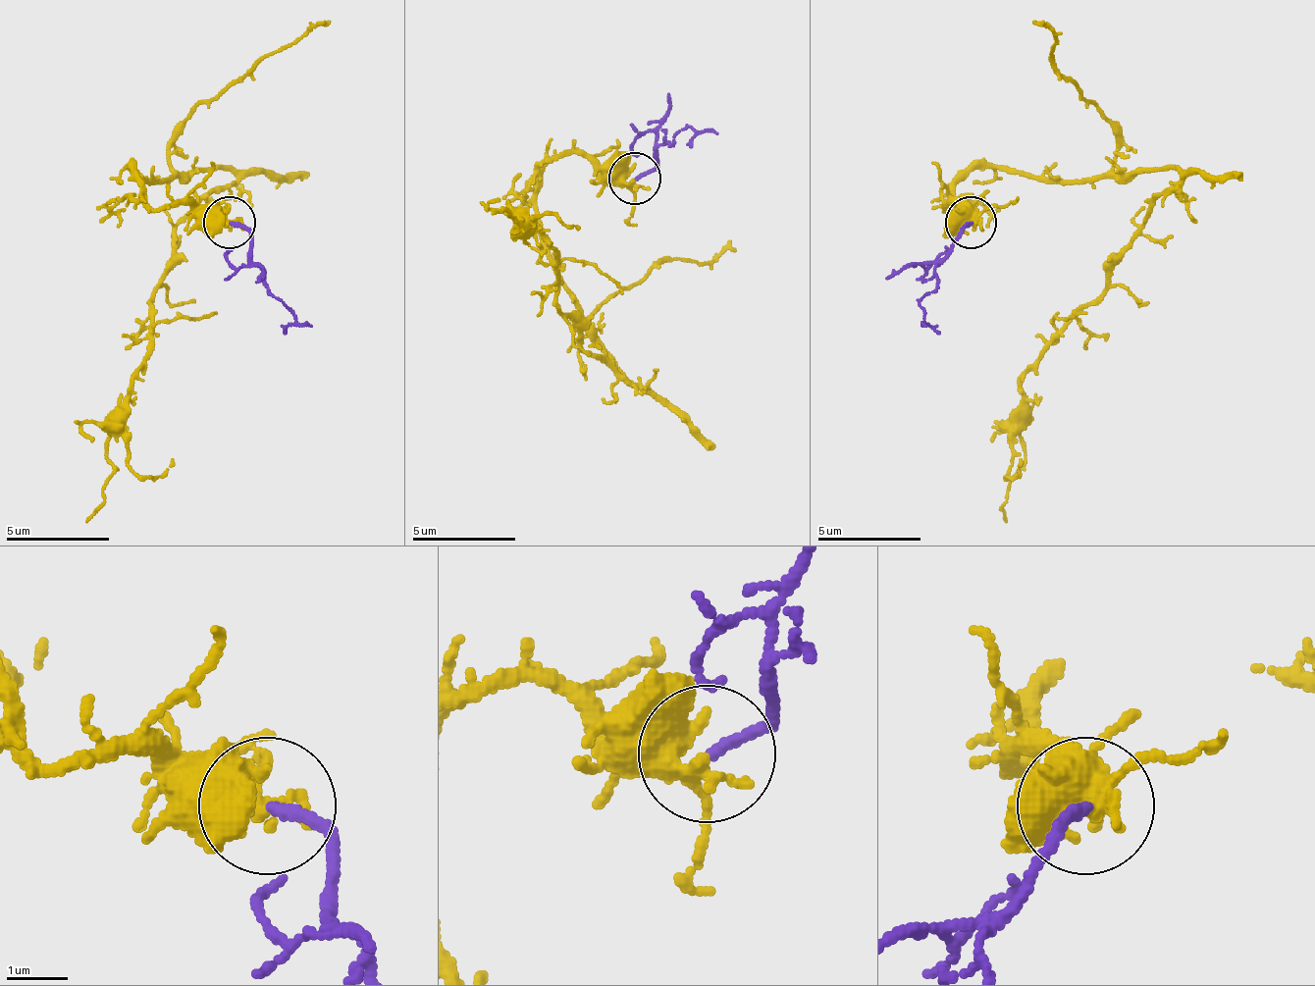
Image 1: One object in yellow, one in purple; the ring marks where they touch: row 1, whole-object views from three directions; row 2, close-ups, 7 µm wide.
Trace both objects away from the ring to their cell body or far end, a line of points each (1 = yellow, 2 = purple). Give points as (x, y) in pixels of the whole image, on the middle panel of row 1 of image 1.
1: (636, 180), (563, 153), (538, 180), (548, 262), (584, 335), (636, 387), (558, 309), (558, 252), (491, 216)
2: (636, 180), (657, 164), (657, 148), (672, 143), (683, 128), (698, 132), (688, 148)

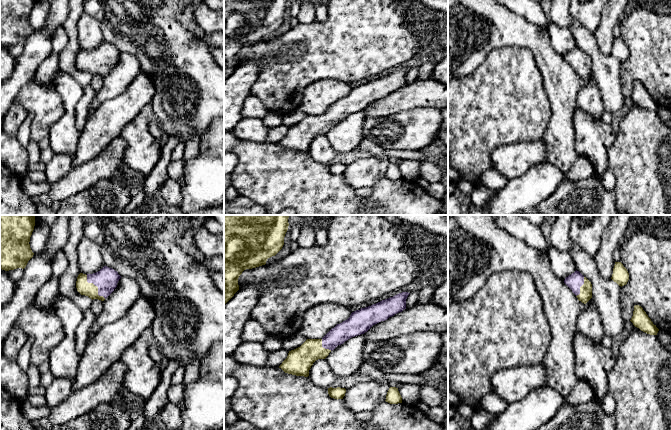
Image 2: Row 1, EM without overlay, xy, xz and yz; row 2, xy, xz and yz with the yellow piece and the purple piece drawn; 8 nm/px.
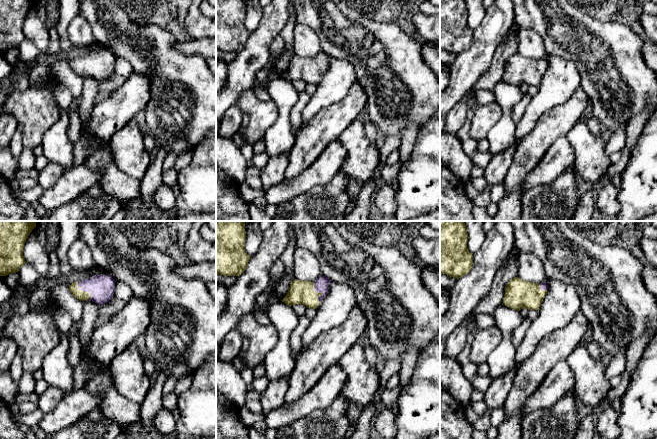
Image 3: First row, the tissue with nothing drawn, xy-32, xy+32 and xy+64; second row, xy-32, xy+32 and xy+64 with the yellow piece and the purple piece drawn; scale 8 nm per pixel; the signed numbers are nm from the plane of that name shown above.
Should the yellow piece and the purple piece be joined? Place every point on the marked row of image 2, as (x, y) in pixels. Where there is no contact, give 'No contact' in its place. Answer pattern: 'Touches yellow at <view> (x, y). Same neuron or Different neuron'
Touches yellow at xy (96, 286). Same neuron

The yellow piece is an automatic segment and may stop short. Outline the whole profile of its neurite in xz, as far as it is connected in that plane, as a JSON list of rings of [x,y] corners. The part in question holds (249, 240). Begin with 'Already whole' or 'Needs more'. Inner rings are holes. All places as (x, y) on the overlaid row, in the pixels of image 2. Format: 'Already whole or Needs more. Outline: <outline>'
Already whole. Outline: [[[224,215],[224,305],[239,290],[238,278],[246,269],[266,264],[284,245],[289,215]]]

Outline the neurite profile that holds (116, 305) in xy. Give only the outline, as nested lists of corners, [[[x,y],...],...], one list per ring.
[[[121,277],[114,291],[103,301],[103,309],[95,317],[89,328],[90,337],[95,335],[105,324],[122,319],[133,303],[140,298],[141,291],[137,281],[131,277]]]

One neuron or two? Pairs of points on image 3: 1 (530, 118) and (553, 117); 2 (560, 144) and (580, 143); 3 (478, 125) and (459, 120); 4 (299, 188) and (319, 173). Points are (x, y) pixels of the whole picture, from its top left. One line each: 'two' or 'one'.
1: two
2: two
3: two
4: one

